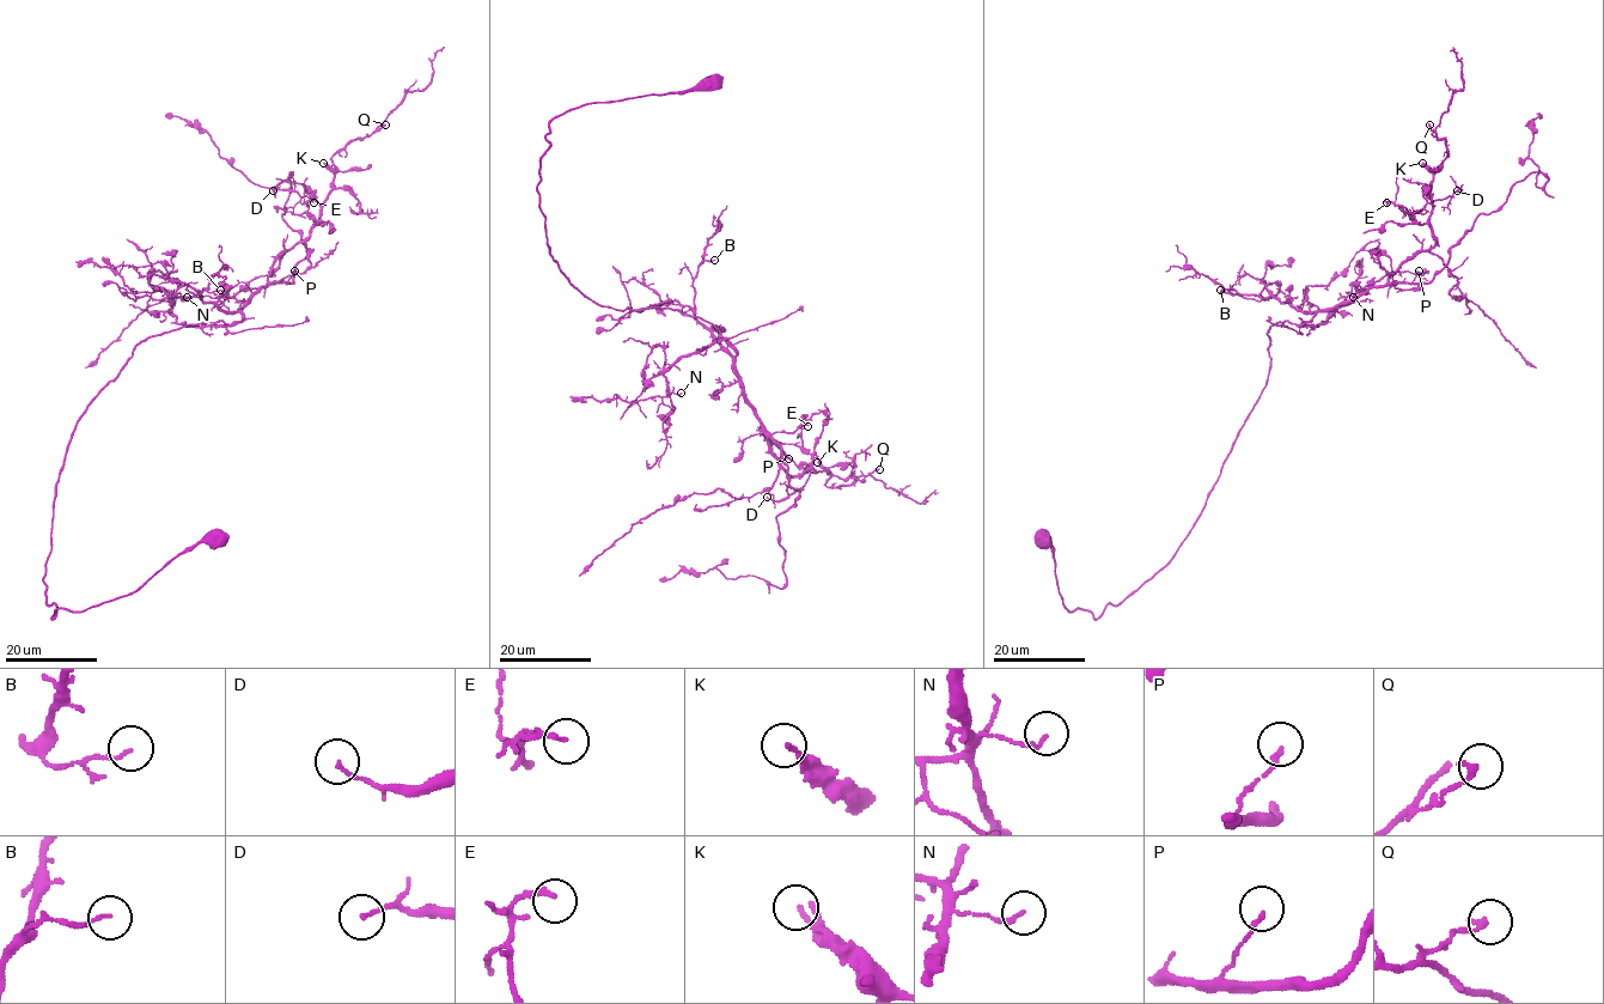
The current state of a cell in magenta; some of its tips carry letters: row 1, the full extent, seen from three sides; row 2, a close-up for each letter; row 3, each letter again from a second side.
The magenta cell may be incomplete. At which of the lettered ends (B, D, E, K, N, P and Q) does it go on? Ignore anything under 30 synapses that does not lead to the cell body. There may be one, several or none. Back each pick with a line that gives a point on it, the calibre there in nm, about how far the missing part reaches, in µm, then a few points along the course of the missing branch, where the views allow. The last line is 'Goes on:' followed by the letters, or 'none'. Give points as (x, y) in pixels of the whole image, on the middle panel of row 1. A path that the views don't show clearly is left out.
Goes on: none

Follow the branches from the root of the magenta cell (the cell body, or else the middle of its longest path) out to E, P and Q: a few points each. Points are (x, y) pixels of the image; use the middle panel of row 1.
E: (707, 80), (550, 121), (537, 186), (548, 250), (601, 305), (708, 321), (791, 475), (810, 466), (807, 426)
P: (707, 80), (556, 116), (540, 208), (549, 254), (584, 296), (719, 332), (788, 458)
Q: (707, 80), (550, 121), (549, 254), (601, 305), (708, 321), (791, 475), (839, 487), (879, 469)

